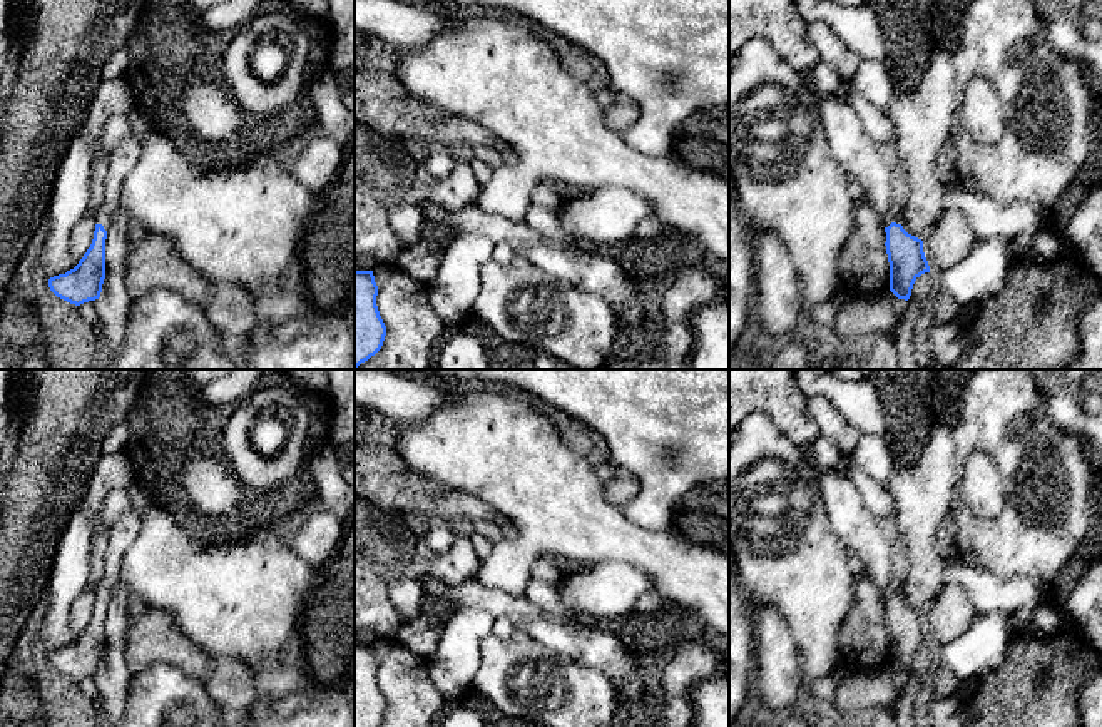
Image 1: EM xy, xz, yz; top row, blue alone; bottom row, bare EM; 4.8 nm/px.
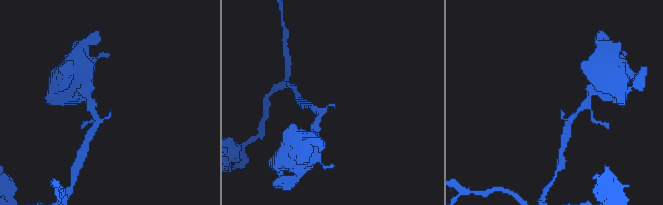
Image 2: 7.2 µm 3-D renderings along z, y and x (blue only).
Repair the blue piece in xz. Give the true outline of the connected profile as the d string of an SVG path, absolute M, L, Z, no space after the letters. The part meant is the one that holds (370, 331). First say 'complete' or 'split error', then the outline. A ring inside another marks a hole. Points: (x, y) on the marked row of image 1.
complete | M355 271L355 369L381 349L386 336L376 296L373 271Z

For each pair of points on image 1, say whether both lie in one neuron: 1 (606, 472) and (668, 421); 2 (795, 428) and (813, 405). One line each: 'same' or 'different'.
1: different
2: different

